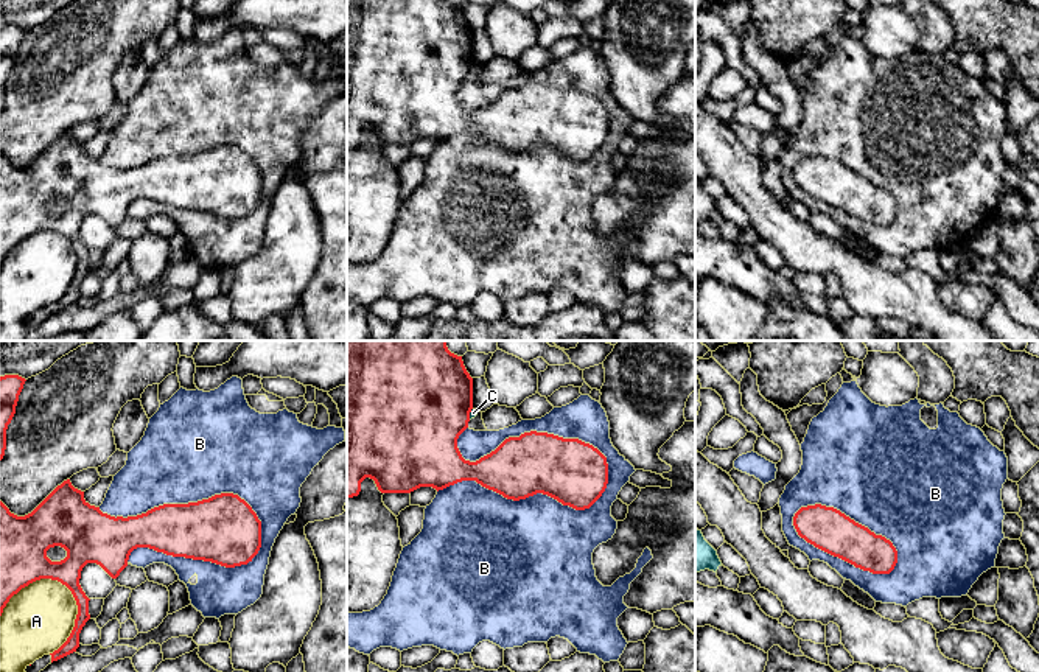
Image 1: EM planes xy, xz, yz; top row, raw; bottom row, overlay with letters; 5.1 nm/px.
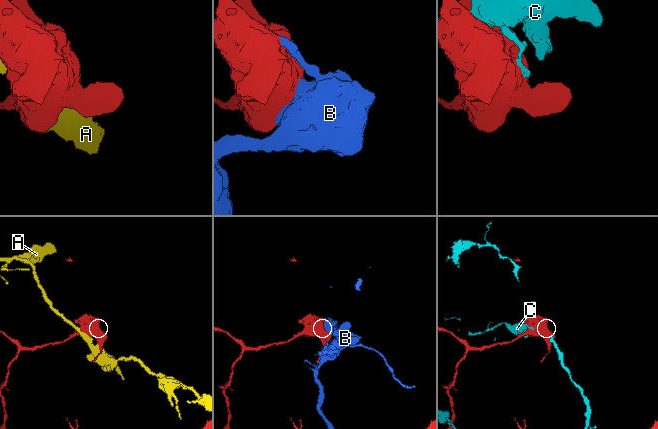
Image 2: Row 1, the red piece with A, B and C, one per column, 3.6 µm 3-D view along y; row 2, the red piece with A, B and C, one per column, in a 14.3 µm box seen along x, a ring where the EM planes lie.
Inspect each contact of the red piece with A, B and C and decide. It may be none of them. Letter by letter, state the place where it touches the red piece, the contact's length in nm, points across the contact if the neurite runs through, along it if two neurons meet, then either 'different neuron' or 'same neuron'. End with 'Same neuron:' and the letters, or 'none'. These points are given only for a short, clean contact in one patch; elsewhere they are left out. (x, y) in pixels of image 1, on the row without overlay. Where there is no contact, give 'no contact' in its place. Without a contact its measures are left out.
A: xy (38, 230) | 420 nm | different neuron
B: xz (534, 145) | 900 nm | different neuron
C: xz (468, 66) | 70 nm | different neuron
Same neuron: none

